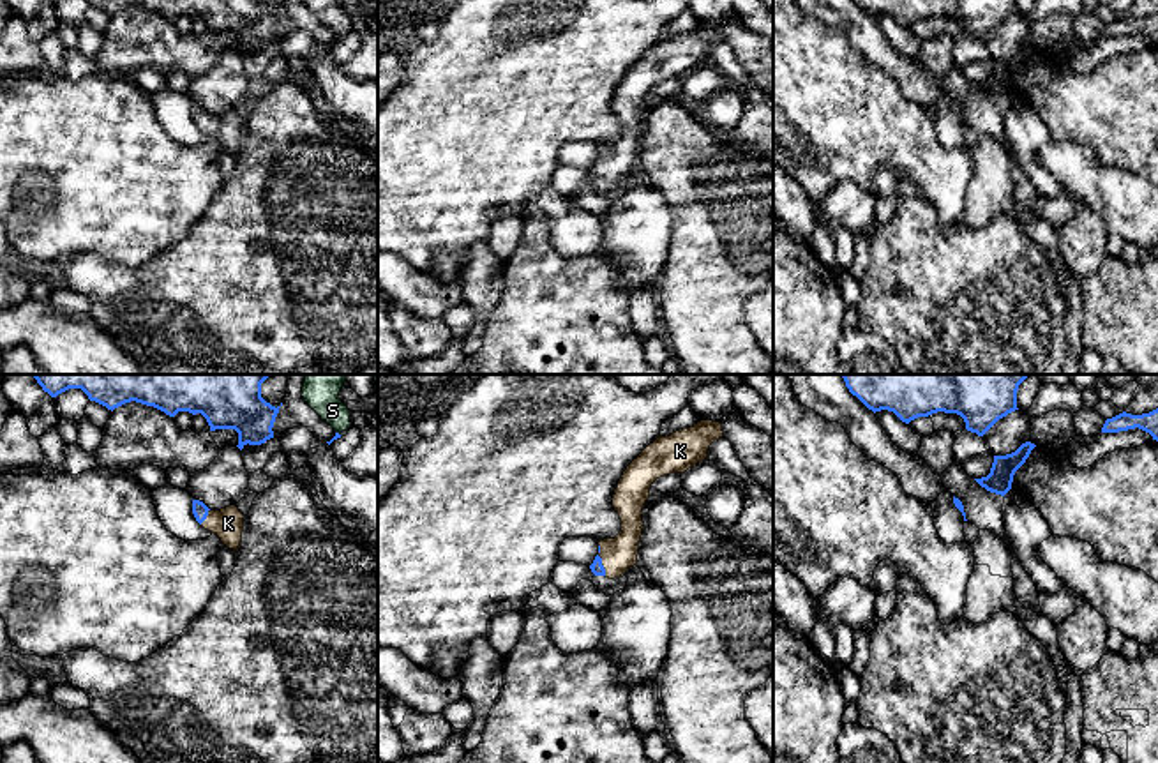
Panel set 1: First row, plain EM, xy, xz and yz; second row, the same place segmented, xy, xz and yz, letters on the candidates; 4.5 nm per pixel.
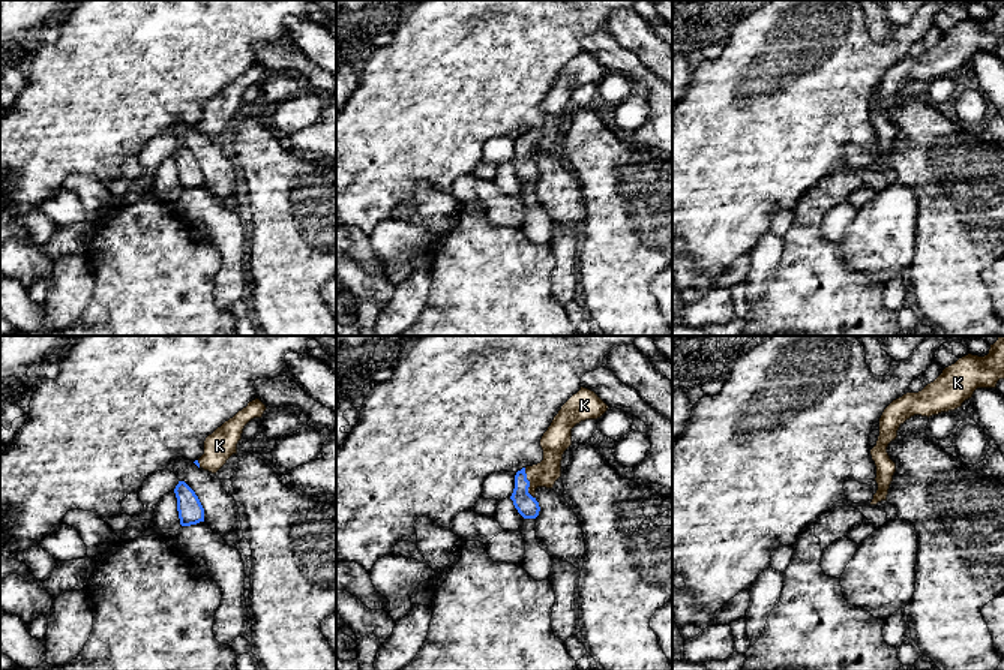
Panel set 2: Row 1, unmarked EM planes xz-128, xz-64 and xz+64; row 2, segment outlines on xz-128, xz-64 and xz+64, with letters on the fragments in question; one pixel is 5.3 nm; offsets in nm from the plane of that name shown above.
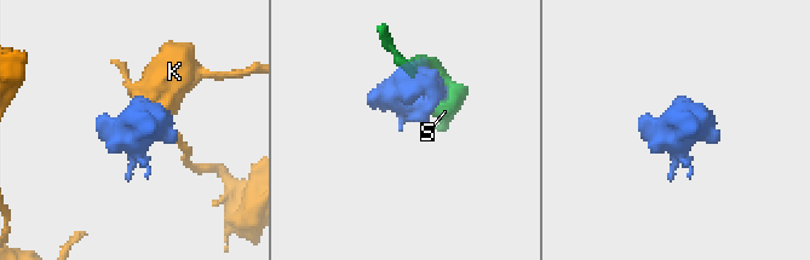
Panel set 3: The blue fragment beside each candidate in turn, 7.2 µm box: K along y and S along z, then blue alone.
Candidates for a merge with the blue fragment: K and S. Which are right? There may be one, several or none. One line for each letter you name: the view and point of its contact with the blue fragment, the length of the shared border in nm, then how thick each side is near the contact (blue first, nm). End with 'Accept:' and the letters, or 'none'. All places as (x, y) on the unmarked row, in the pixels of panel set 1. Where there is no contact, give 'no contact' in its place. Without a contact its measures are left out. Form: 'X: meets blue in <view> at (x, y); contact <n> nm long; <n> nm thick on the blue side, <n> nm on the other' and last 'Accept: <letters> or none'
K: meets blue in xz at (601, 165); contact 150 nm long; 60 nm thick on the blue side, 160 nm on the other
Accept: K

